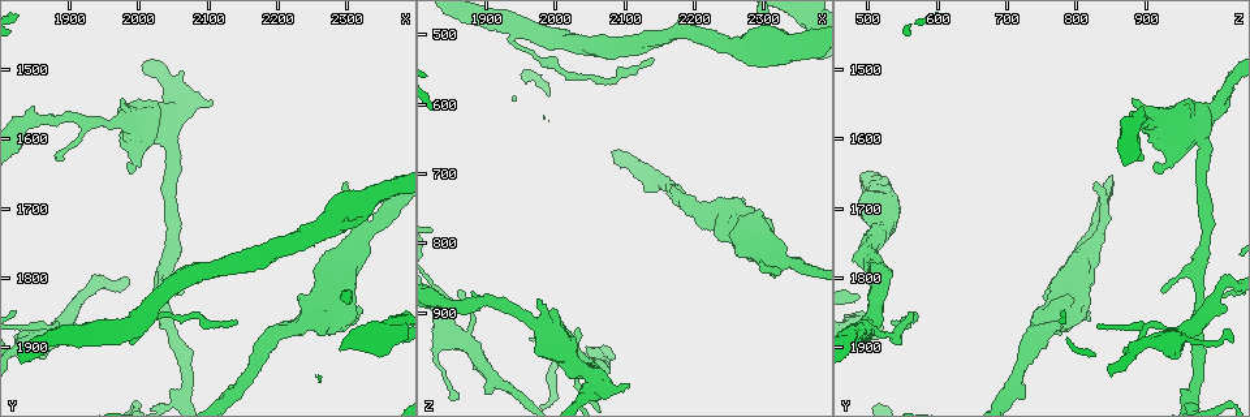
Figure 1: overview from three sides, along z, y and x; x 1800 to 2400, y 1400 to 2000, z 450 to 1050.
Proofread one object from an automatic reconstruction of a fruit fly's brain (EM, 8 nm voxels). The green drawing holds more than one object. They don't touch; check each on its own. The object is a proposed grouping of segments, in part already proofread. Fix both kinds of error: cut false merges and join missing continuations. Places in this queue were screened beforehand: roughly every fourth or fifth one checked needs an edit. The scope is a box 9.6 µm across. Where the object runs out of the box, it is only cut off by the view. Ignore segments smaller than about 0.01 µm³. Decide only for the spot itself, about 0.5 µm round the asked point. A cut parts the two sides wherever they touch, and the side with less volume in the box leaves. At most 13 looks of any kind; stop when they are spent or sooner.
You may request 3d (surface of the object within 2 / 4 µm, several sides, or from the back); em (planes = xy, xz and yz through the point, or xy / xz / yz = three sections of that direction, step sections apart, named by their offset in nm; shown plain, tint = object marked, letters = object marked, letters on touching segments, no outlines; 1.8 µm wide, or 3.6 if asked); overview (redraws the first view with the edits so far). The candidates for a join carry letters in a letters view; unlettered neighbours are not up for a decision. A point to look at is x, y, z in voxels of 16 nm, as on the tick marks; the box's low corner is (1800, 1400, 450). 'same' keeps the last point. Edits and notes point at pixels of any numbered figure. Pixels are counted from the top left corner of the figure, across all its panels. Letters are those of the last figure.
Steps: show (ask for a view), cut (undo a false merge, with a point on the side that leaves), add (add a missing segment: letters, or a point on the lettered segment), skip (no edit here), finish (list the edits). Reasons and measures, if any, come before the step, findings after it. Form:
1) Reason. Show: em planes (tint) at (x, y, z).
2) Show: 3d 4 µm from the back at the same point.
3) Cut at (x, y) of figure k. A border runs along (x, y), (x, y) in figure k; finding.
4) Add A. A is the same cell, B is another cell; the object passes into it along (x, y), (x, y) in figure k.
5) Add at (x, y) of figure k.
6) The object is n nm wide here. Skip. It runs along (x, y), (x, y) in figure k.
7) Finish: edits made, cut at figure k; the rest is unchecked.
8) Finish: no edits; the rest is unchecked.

Thin end. Show: em planes (plain) at (2140, 1865, 535).

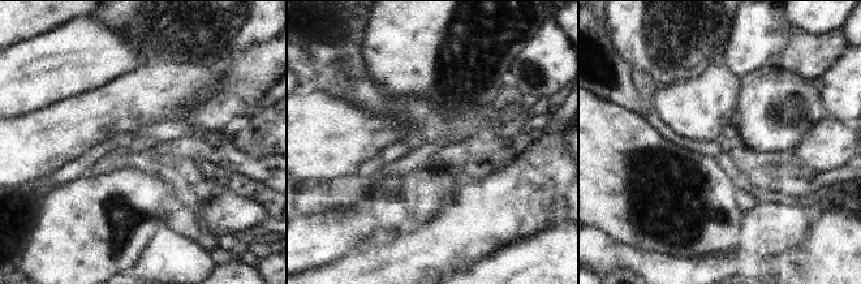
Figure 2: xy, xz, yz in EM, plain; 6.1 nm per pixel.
With the object marked. Show: em planes (tint) at the same point.

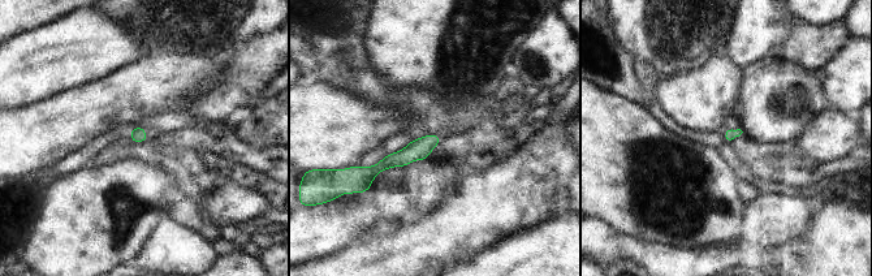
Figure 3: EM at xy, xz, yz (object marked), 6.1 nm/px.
What lies round it. Show: em planes (letters) at the same point.

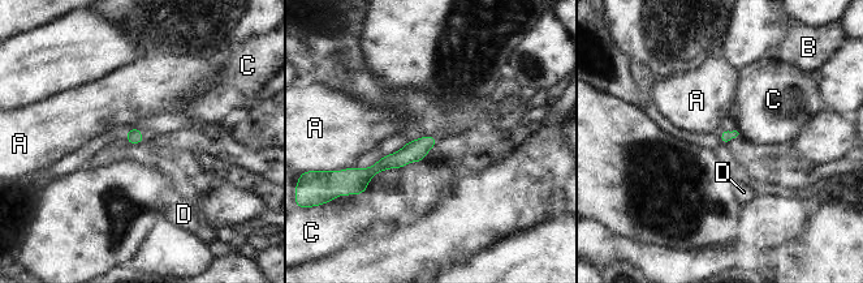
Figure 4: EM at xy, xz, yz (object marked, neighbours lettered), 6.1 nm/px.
Skip. A, B, C and D are other cells; it runs along (432, 141), (383, 163), (365, 179) in figure 4; no lettered segment goes on from it.

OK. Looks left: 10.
Show: 3d 4 µm from the back at (2295, 1665, 825).

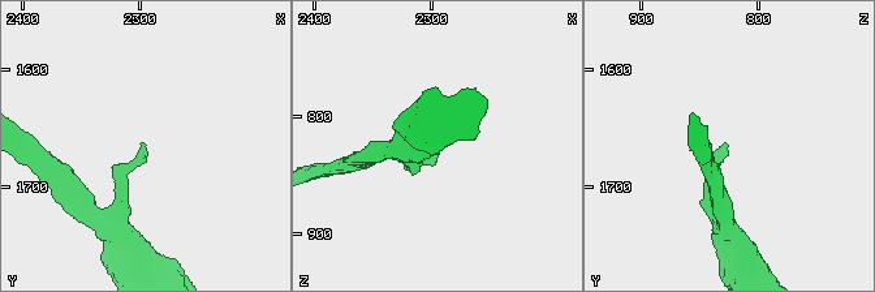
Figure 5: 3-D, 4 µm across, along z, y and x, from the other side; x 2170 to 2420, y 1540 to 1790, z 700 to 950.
Shape alone is not enough. Show: em yz step 16 (letters) at (2298, 1664, 828).

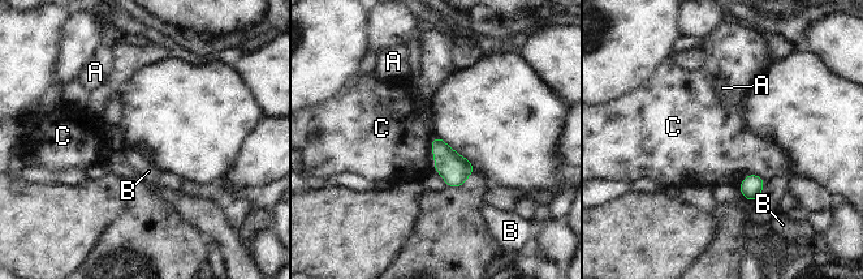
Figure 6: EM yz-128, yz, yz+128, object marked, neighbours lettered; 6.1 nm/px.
Skip. A, B and C are other cells; a border runs along (435, 136), (431, 142), (434, 170) in figure 6; none of them fits.

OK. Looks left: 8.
Stops while still wide. Show: em xz step 8 (tint) at (2105, 1545, 1000).

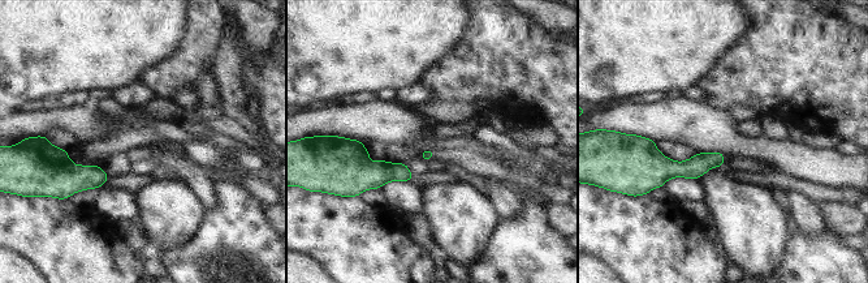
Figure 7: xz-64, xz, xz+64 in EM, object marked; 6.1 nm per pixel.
Show: em planes (letters) at the same point.

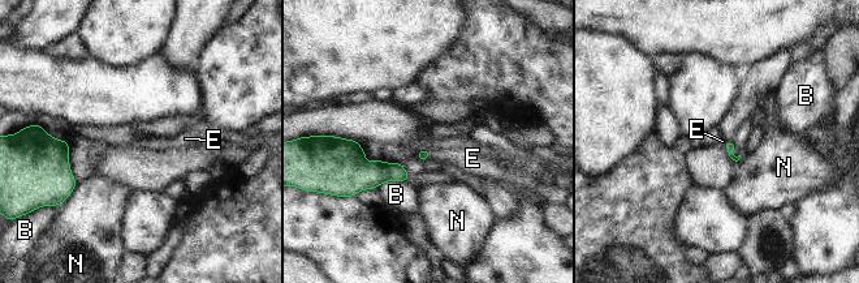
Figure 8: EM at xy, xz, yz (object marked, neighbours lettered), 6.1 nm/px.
Add E. E is the same cell, B and N are other cells; the object passes into it along (729, 146), (726, 148), (722, 141) in figure 8; it goes on there.

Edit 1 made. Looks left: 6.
Thin end. Show: 3d 2 µm from the back at (1860, 1910, 870).

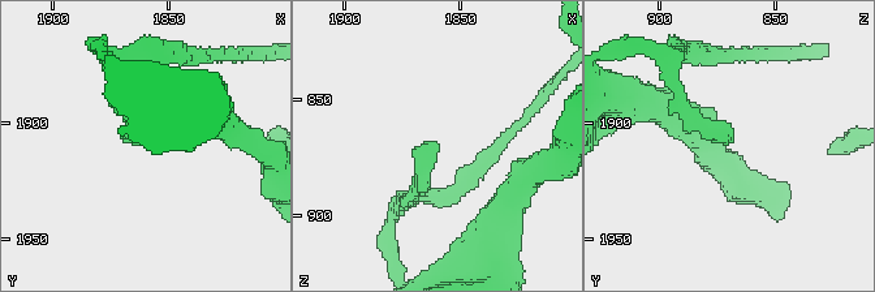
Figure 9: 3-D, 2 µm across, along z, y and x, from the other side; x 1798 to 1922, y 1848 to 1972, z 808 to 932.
Show: em yz step 16 (letters) at (1862, 1909, 869).

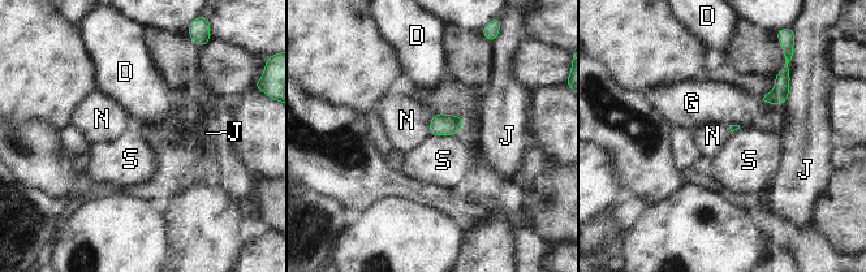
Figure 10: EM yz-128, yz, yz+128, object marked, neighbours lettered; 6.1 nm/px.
Show: em planes (letters) at the same point.

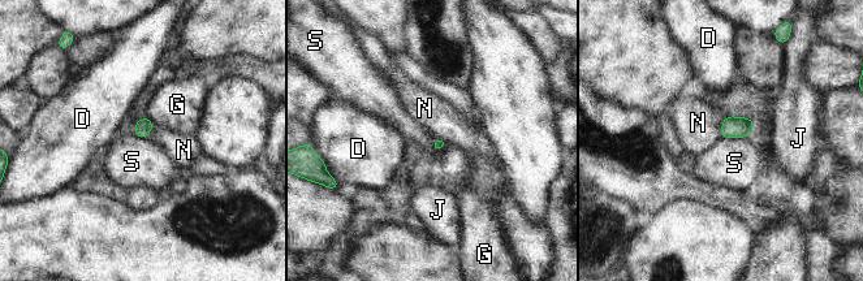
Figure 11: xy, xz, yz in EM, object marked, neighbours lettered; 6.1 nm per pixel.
Skip. D, G, J, N and S are other cells; no lettered segment goes on from it.

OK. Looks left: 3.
Thin end. Show: 3d 2 µm at (1890, 1630, 900).

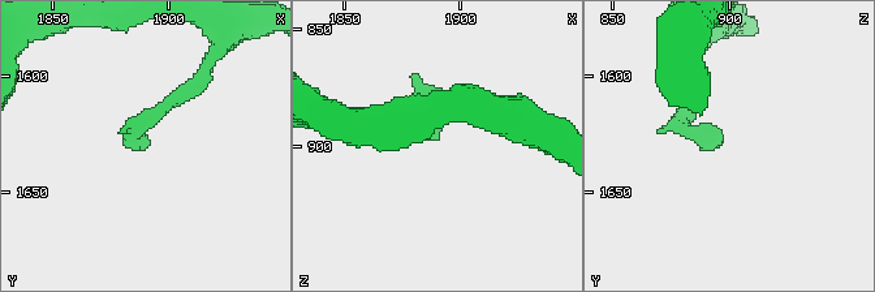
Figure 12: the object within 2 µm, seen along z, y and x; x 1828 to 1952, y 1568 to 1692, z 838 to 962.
Show: em planes (letters) at (1889, 1627, 899).

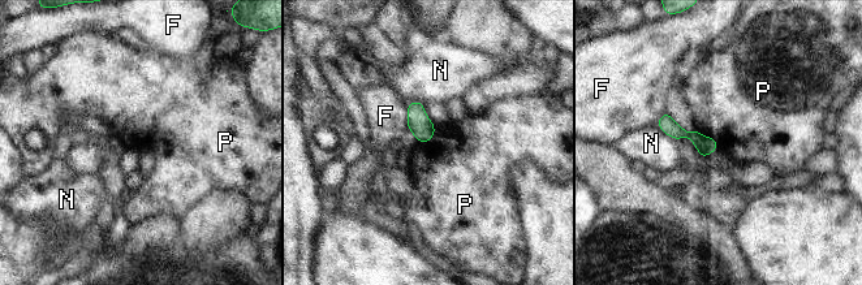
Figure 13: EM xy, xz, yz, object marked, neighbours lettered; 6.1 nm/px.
Skip. F, N and P are other cells; a border runs along (697, 128), (718, 147) in figure 13; none of them fits.

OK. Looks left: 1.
Finish: edits made, add at figure 8; the rest is unchecked.

